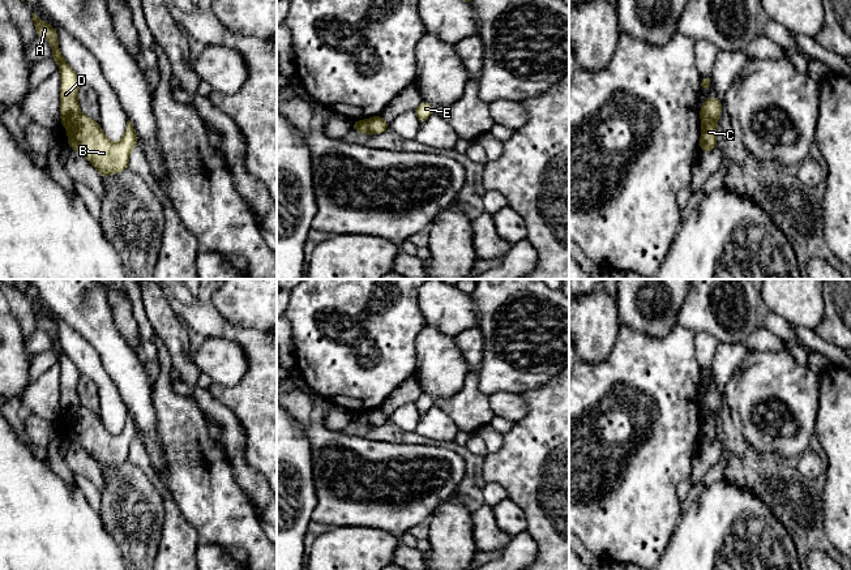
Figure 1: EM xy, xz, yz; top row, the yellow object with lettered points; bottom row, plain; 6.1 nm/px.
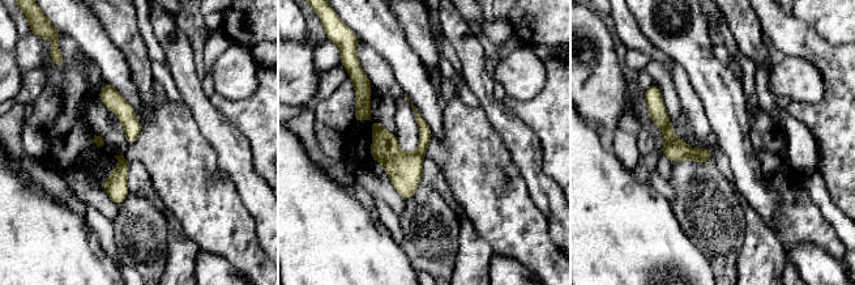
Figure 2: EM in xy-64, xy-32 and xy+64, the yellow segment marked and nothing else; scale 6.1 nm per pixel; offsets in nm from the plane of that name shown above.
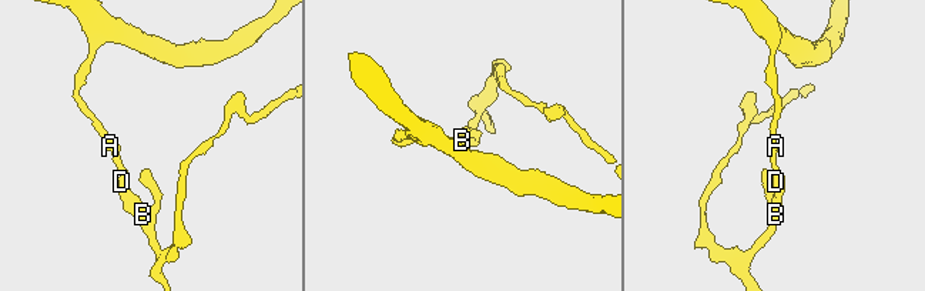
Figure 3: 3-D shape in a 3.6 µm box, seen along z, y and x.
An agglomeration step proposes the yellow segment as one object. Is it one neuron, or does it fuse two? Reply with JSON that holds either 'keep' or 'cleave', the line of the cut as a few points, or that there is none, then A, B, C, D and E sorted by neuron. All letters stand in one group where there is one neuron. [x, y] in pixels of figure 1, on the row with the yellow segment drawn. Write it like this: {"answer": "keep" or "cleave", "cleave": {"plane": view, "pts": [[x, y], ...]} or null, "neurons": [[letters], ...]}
{"answer": "cleave", "cleave": {"plane": "xy", "pts": [[81, 114], [67, 128]]}, "neurons": [["A", "D"], ["B", "C", "E"]]}

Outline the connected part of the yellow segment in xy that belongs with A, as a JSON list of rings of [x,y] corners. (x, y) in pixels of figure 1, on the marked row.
[[[33,9],[31,12],[29,12],[29,14],[34,21],[38,37],[47,39],[52,46],[51,59],[56,60],[59,64],[59,72],[61,76],[60,117],[61,125],[68,129],[74,125],[78,116],[81,115],[80,104],[77,100],[77,90],[81,85],[81,81],[77,77],[76,72],[70,68],[70,65],[64,60],[59,50],[56,29],[52,27],[48,22],[42,22],[40,20],[38,20],[37,9]]]

